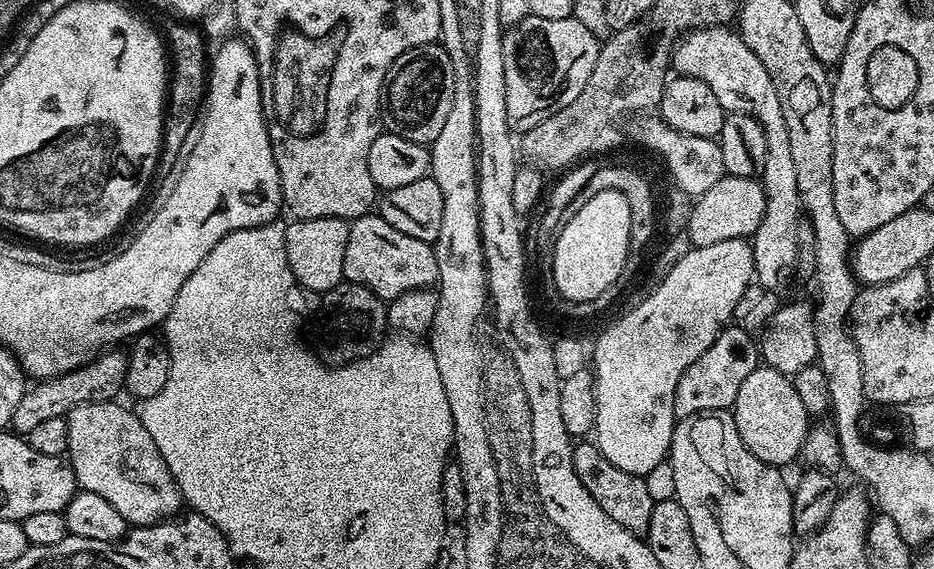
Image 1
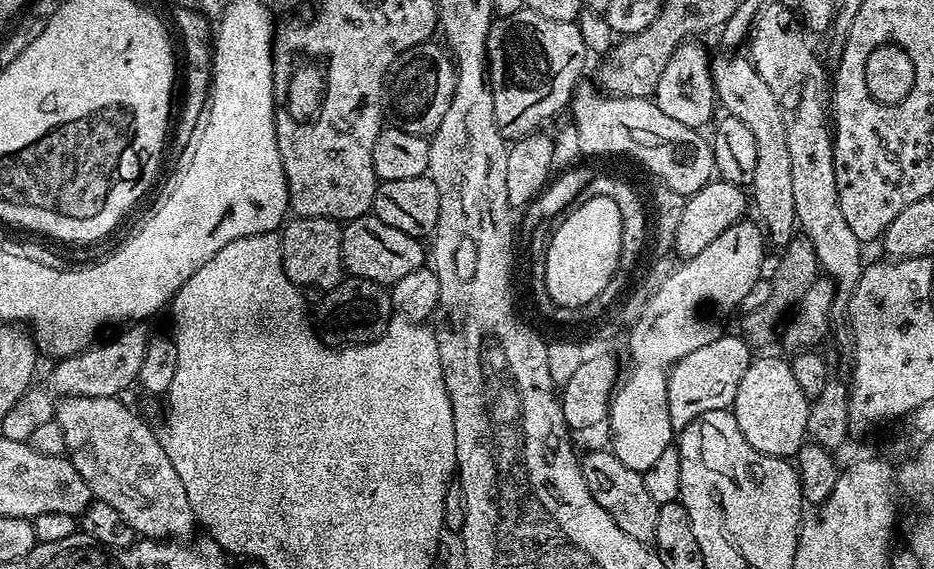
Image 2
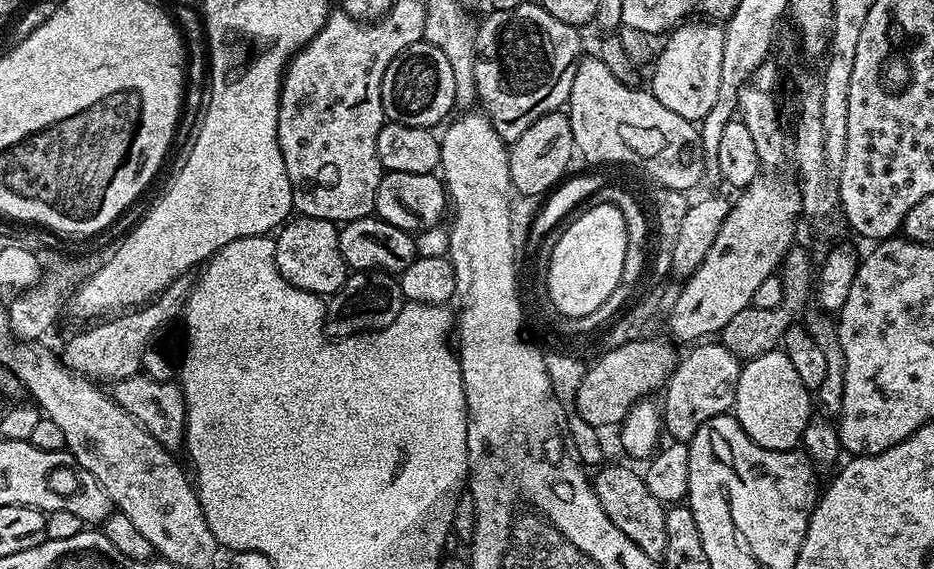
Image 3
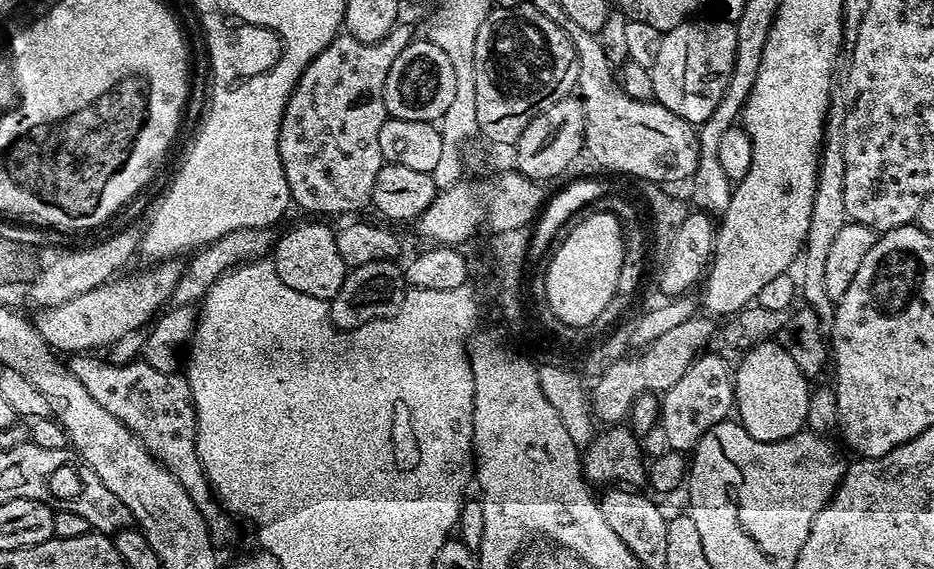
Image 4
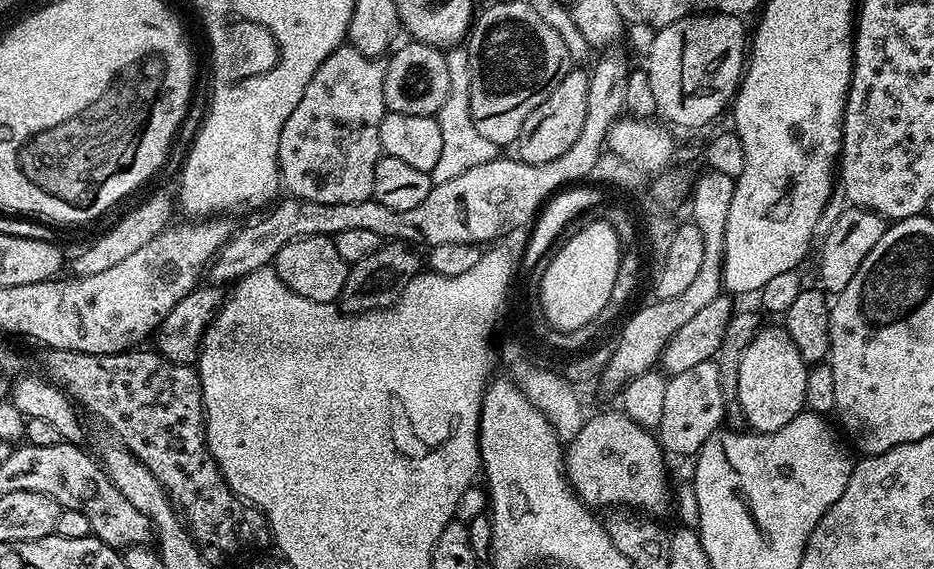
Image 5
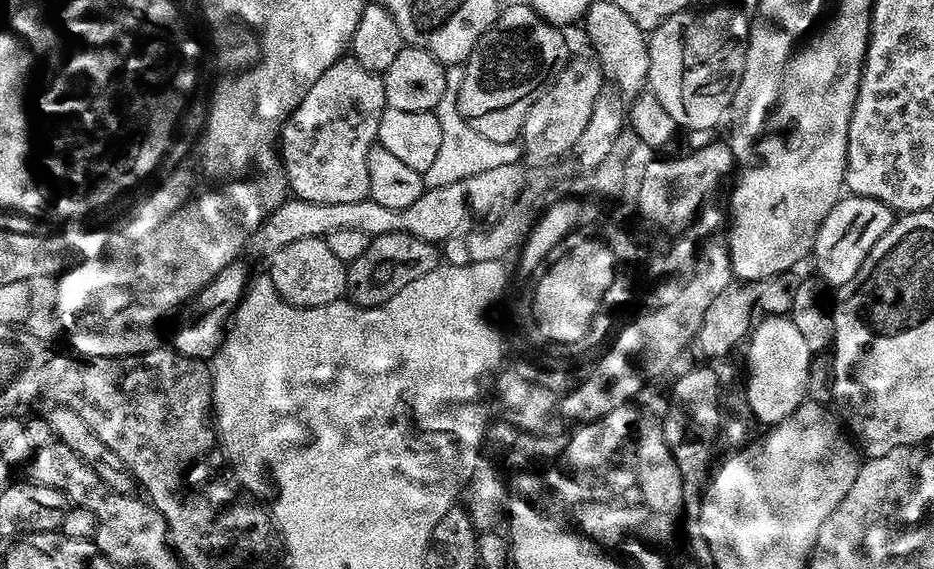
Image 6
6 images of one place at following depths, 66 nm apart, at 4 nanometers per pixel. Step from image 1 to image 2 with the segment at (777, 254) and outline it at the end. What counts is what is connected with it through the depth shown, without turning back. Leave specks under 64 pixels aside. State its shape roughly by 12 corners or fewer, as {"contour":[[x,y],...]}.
{"contour":[[747,55],[711,61],[721,109],[758,145],[750,200],[767,239],[797,235],[786,122]]}

